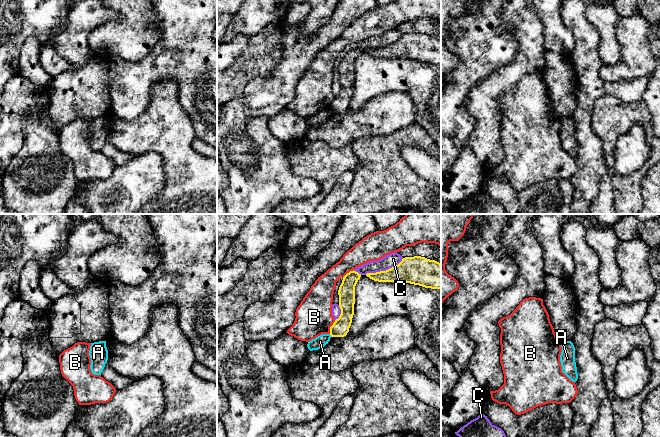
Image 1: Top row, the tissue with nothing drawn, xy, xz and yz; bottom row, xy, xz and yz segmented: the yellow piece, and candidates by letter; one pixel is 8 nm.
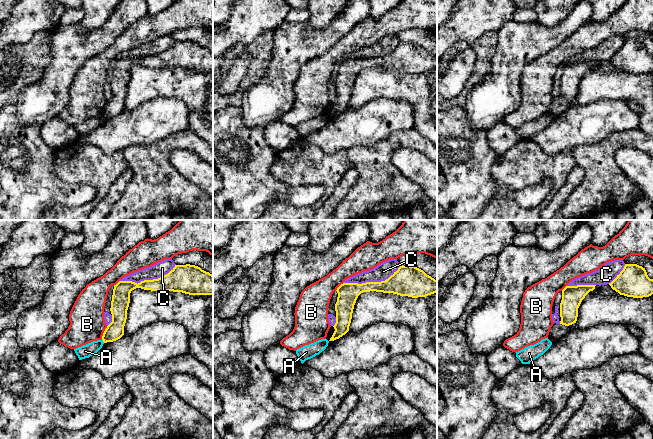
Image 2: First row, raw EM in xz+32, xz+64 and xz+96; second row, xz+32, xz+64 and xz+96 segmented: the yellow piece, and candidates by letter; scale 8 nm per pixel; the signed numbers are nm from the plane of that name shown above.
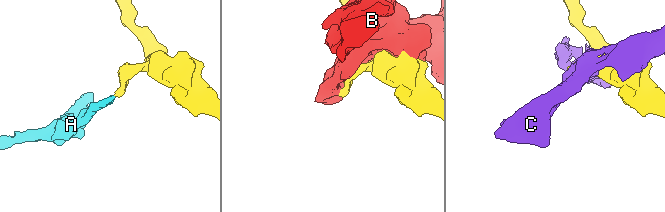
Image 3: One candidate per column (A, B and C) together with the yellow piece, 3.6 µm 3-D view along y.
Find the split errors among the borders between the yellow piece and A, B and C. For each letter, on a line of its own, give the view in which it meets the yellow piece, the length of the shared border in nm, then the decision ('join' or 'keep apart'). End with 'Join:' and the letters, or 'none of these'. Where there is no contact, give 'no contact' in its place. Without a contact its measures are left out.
A: xz | 30 nm | keep apart
B: xz | 120 nm | keep apart
C: xz | 340 nm | keep apart
Join: none of these

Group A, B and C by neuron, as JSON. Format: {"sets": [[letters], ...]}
{"sets": [["A"], ["B"], ["C"]]}

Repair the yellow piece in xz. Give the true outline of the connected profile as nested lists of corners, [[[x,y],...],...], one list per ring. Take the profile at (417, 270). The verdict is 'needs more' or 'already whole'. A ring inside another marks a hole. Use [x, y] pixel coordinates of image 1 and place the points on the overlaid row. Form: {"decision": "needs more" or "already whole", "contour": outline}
{"decision": "already whole", "contour": [[[421,256],[405,257],[386,271],[367,273],[366,276],[378,282],[406,282],[441,289],[441,264]]]}

